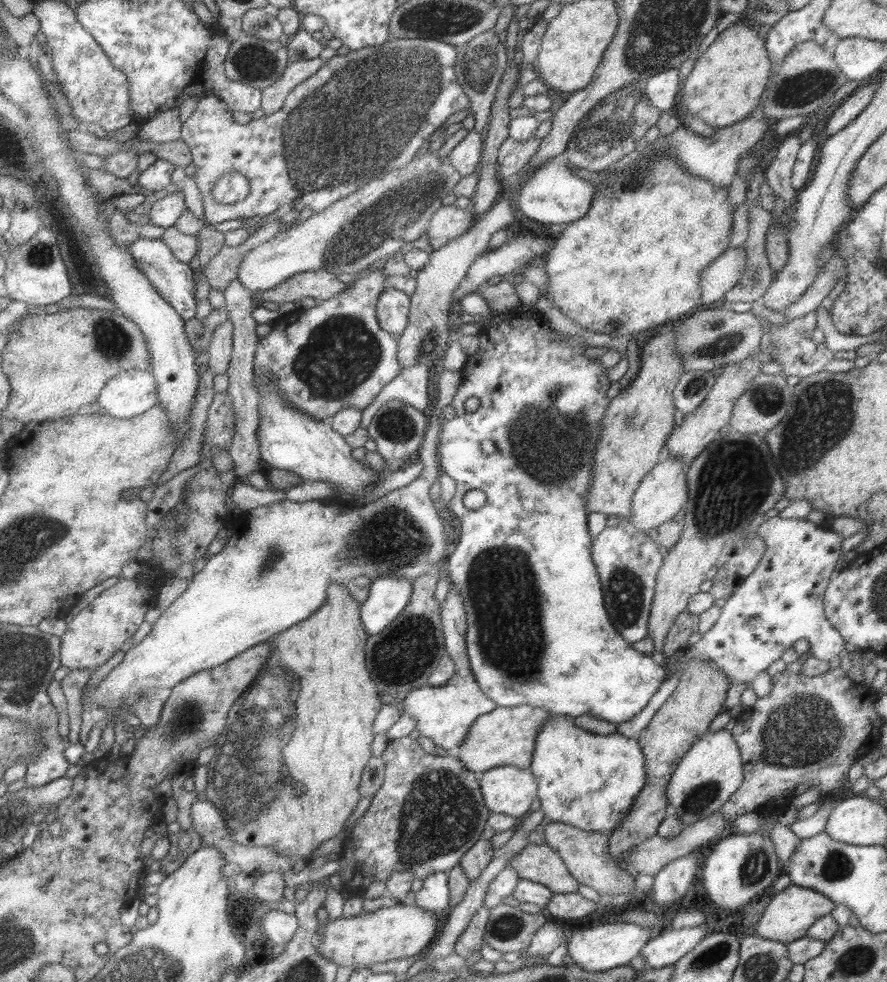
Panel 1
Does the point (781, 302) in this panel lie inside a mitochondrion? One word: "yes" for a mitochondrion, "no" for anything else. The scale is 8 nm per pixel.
no

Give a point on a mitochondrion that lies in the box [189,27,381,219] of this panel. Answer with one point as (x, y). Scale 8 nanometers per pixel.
(254, 63)

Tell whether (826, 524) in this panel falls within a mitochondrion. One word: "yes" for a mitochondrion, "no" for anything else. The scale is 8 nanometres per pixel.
no

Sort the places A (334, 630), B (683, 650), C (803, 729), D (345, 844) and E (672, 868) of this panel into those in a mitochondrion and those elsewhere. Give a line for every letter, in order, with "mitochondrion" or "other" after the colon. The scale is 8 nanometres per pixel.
A: other
B: other
C: mitochondrion
D: other
E: other

